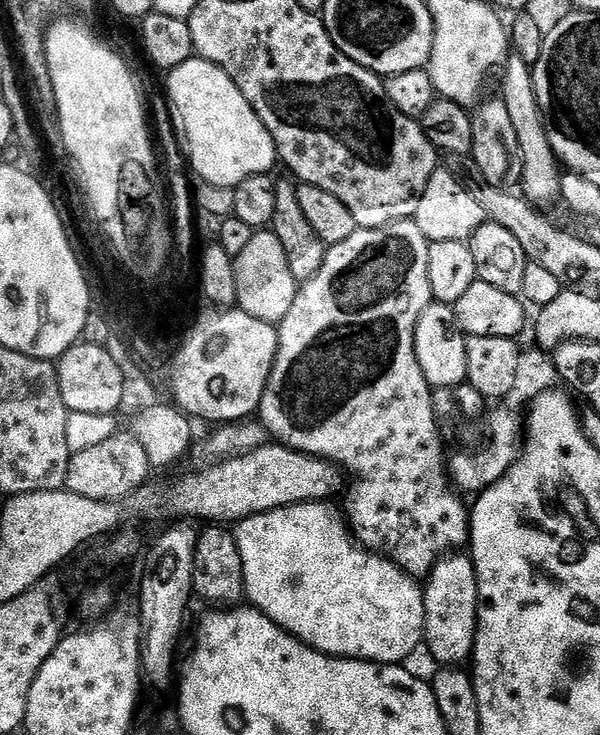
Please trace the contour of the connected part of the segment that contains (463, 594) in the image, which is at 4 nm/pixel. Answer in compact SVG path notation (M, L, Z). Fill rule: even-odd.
M448 554L436 561L431 572L426 577L426 583L423 585L424 590L424 605L426 606L426 622L424 623L424 639L426 648L432 651L432 656L437 660L437 665L440 666L460 666L471 657L472 650L476 646L476 612L480 608L480 595L478 594L478 581L476 581L476 565L467 555L464 554Z

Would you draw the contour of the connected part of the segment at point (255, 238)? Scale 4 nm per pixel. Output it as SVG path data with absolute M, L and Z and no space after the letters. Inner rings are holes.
M271 230L257 231L250 238L250 242L246 242L244 249L235 256L234 263L237 282L236 304L246 314L250 314L262 322L279 325L280 320L286 318L290 306L294 306L294 298L298 291L298 282L294 278L294 274L290 274L290 262L286 262L286 250L282 250L282 242L278 242L278 238Z

